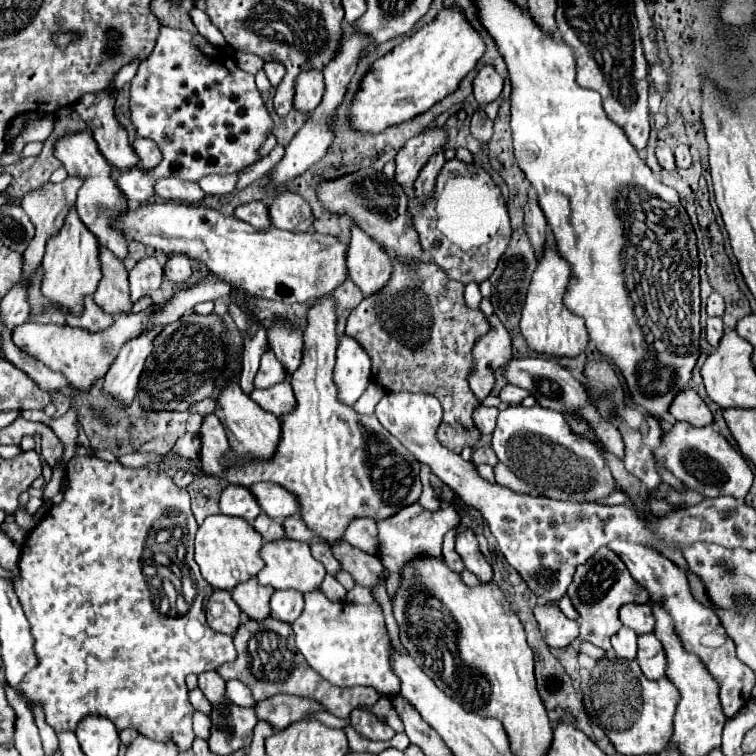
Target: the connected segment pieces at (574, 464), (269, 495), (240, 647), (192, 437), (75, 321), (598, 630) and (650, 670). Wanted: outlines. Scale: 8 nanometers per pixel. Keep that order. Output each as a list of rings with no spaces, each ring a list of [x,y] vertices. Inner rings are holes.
[[[506,384],[498,394],[502,402],[518,404],[508,406],[498,414],[496,430],[492,432],[492,450],[496,452],[498,460],[546,498],[570,502],[592,502],[606,498],[616,484],[608,472],[608,466],[604,464],[602,454],[594,444],[576,436],[560,412],[540,408],[538,404],[530,408],[520,406],[522,398],[528,394],[530,392],[524,392],[524,388],[512,384]]]
[[[256,482],[256,484],[248,486],[248,490],[256,498],[260,510],[264,514],[268,514],[272,520],[282,522],[286,516],[292,516],[298,512],[296,498],[292,494],[284,492],[284,488],[278,488],[278,484]]]
[[[266,618],[262,622],[258,620],[246,620],[240,626],[240,632],[234,636],[234,646],[238,652],[238,658],[234,662],[222,664],[216,672],[224,680],[242,680],[254,694],[254,698],[266,700],[274,694],[296,694],[296,696],[308,696],[312,700],[320,700],[320,704],[326,706],[326,710],[338,718],[348,718],[350,712],[360,704],[374,704],[378,700],[378,692],[368,686],[356,686],[356,688],[336,688],[328,684],[328,680],[320,678],[320,674],[312,672],[308,664],[304,664],[304,656],[296,652],[296,644],[292,640],[292,626],[286,622],[280,622],[276,618]]]
[[[184,434],[182,438],[178,438],[178,442],[174,444],[174,452],[180,454],[180,456],[198,456],[198,446],[196,444],[196,434]]]
[[[88,298],[84,316],[78,316],[78,318],[66,316],[66,322],[68,322],[68,326],[78,326],[78,328],[84,328],[88,332],[100,332],[100,330],[110,328],[114,324],[114,316],[102,312],[100,306],[92,298]]]
[[[600,548],[590,560],[586,560],[584,564],[580,564],[576,568],[576,574],[572,578],[572,584],[568,586],[566,592],[574,604],[574,608],[578,610],[578,614],[582,616],[582,624],[580,624],[580,640],[586,640],[602,650],[610,650],[610,638],[612,634],[616,634],[622,628],[622,622],[618,618],[618,610],[622,604],[628,604],[632,600],[650,600],[648,590],[638,584],[626,564],[608,548]]]
[[[654,634],[638,636],[638,666],[642,668],[644,676],[650,680],[658,680],[664,676],[666,670],[666,656],[660,640]]]

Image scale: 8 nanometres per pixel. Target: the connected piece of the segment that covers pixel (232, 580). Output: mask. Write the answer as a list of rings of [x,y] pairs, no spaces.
[[[224,514],[208,516],[196,532],[196,562],[200,566],[204,580],[216,590],[230,592],[236,584],[254,578],[264,568],[264,560],[260,558],[260,548],[262,548],[262,536],[258,536],[258,532],[246,520],[240,518]]]

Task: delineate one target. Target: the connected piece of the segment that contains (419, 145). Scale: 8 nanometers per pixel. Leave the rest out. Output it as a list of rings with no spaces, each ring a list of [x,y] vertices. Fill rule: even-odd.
[[[430,128],[424,130],[422,134],[414,136],[404,144],[404,148],[396,156],[396,174],[394,180],[402,188],[412,188],[414,180],[418,178],[420,170],[428,162],[428,158],[436,152],[442,150],[446,144],[446,132],[442,128]]]

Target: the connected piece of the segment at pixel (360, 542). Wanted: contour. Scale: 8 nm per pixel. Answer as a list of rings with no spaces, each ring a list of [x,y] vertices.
[[[366,516],[352,518],[344,532],[344,540],[368,554],[376,554],[376,524],[374,524],[374,520],[366,518]]]

